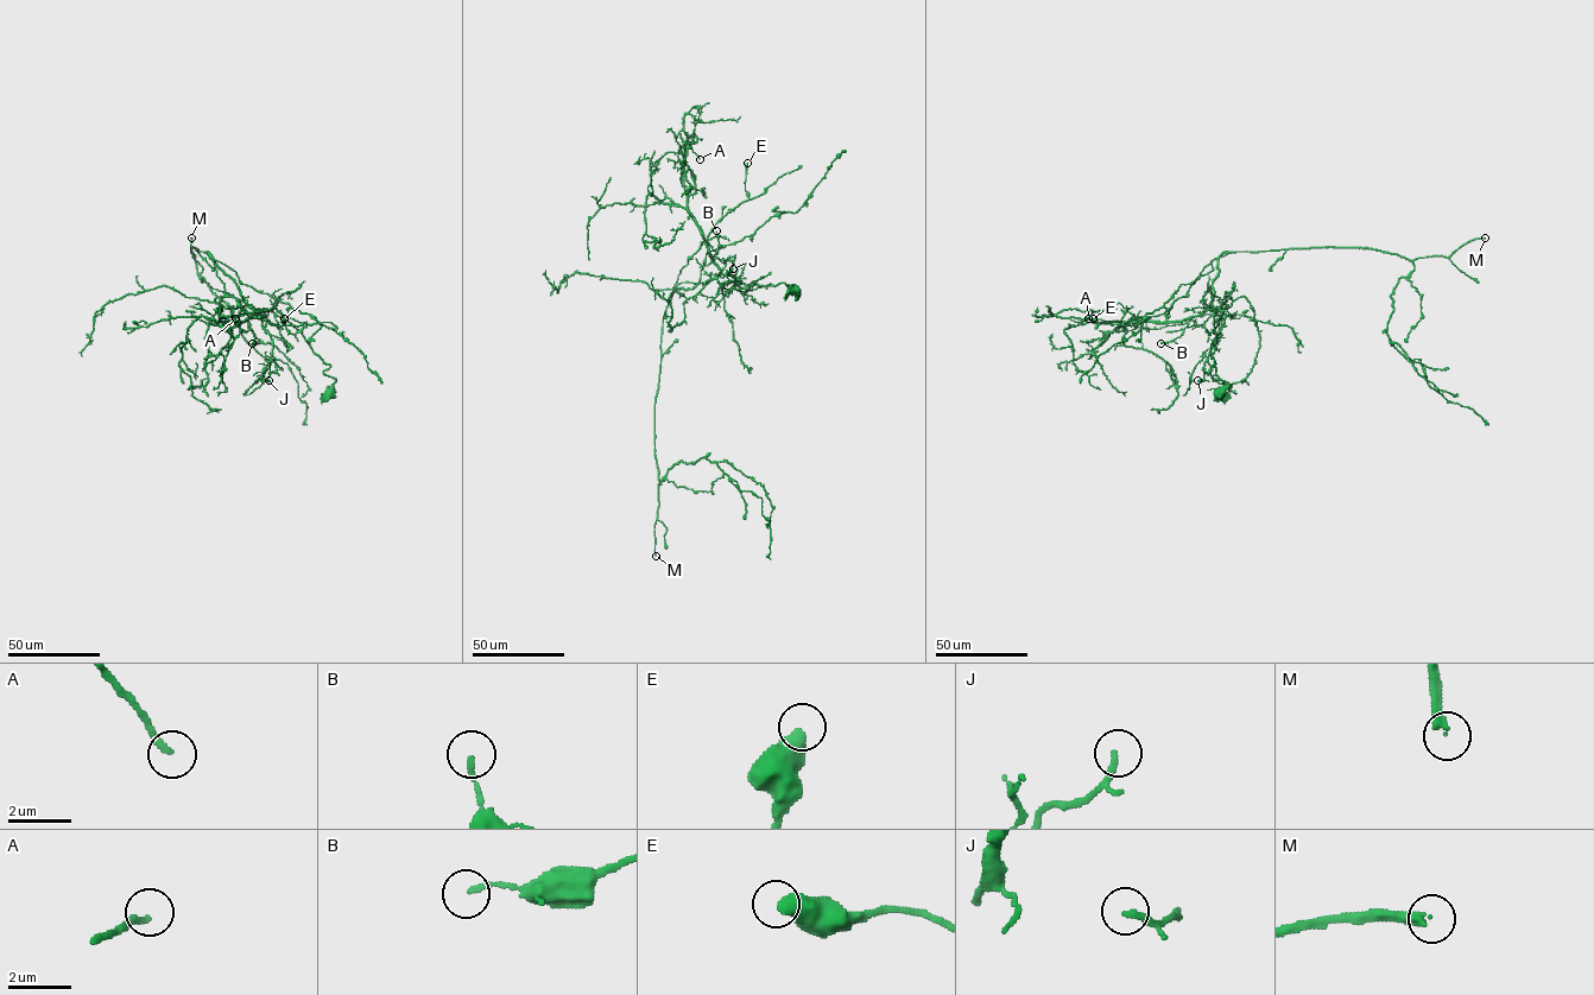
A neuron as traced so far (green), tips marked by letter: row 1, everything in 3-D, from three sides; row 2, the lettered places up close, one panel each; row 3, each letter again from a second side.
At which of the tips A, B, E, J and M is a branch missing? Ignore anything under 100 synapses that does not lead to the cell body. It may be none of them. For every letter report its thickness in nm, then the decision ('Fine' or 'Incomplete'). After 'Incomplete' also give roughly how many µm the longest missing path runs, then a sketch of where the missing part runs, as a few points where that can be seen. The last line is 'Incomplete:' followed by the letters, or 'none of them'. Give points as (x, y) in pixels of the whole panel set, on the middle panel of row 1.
A: Thickness 220 nm. Fine
B: Thickness 150 nm. Fine
E: Thickness 550 nm. Fine
J: Thickness 190 nm. Fine
M: Thickness 300 nm. Incomplete. Missing length about 250 µm
Incomplete: M

